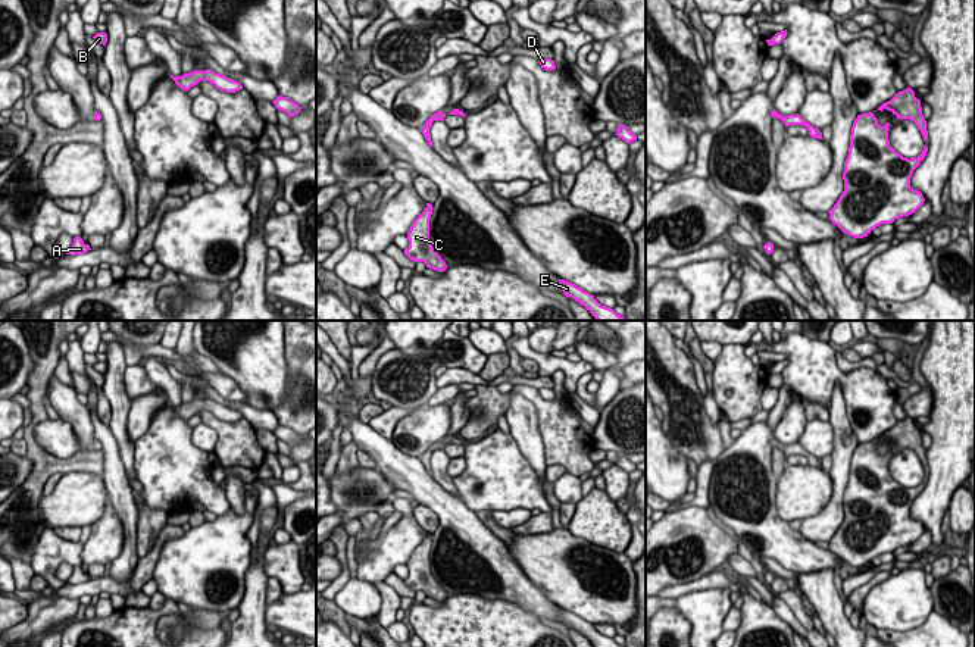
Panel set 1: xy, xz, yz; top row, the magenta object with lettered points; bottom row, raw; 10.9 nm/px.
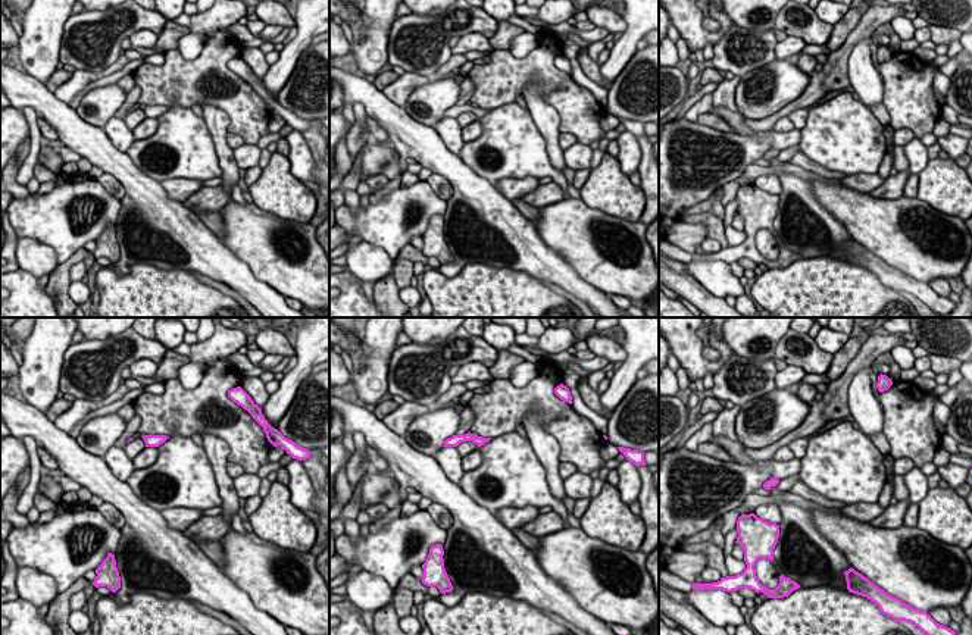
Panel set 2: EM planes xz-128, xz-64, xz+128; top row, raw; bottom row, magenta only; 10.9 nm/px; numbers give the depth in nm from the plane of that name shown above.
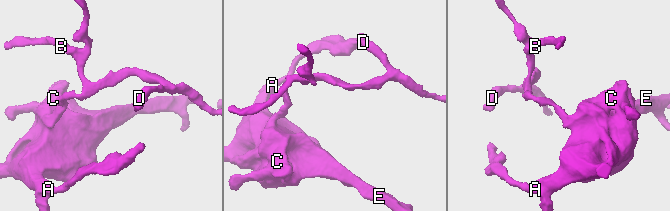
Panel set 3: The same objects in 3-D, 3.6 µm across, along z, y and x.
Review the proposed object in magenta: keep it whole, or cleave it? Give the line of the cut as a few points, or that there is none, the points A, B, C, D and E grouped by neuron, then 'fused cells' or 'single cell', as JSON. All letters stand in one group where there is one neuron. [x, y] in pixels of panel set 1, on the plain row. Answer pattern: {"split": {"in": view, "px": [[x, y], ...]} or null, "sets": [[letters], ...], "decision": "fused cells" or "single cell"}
{"split": null, "sets": [["A", "B", "C", "D", "E"]], "decision": "single cell"}

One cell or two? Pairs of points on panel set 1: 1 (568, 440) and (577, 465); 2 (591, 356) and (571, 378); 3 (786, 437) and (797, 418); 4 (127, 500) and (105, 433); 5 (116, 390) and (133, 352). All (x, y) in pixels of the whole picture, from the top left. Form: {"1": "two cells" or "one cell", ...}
{"1": "one cell", "2": "two cells", "3": "one cell", "4": "one cell", "5": "two cells"}

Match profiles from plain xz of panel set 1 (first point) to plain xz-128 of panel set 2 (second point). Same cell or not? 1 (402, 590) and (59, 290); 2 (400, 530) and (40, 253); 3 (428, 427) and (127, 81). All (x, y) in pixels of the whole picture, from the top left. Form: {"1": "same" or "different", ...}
{"1": "same", "2": "different", "3": "different"}

